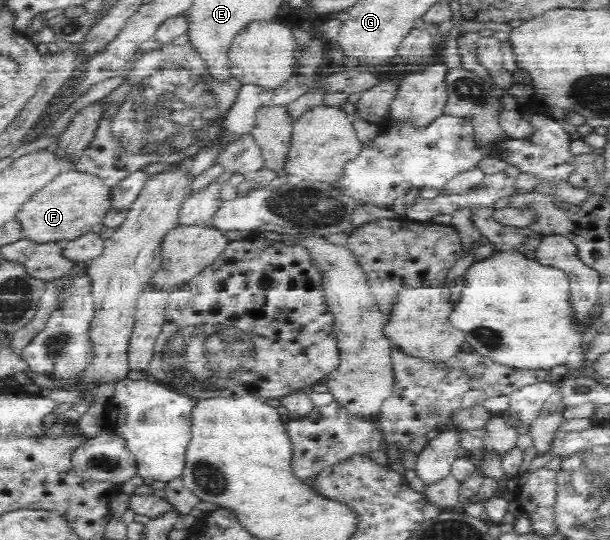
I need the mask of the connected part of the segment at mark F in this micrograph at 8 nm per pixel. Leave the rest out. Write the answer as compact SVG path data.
M73 169L66 170L57 174L47 186L32 194L28 201L20 206L16 220L26 234L26 239L36 244L52 240L74 240L80 234L90 232L94 224L103 223L110 201L110 191L102 180Z

